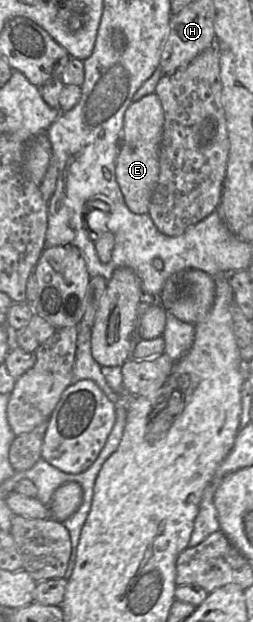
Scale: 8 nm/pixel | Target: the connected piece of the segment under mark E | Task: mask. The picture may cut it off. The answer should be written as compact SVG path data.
M153 93L132 102L124 115L122 142L116 162L116 180L125 204L135 214L147 214L160 172L160 146L164 112L158 96Z

